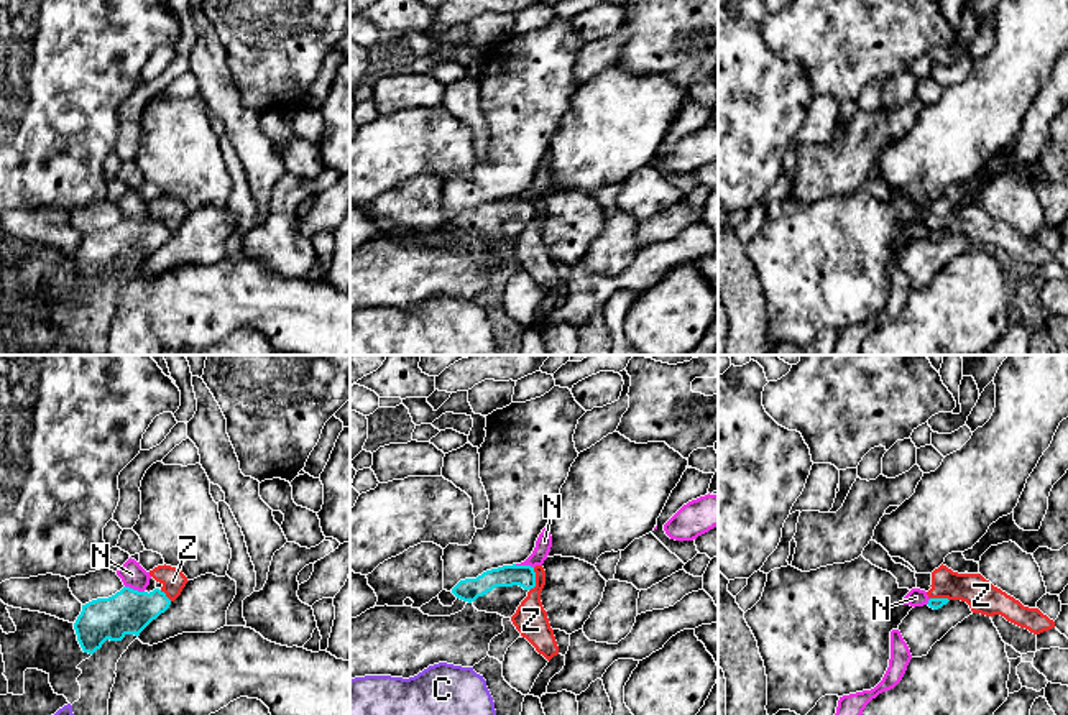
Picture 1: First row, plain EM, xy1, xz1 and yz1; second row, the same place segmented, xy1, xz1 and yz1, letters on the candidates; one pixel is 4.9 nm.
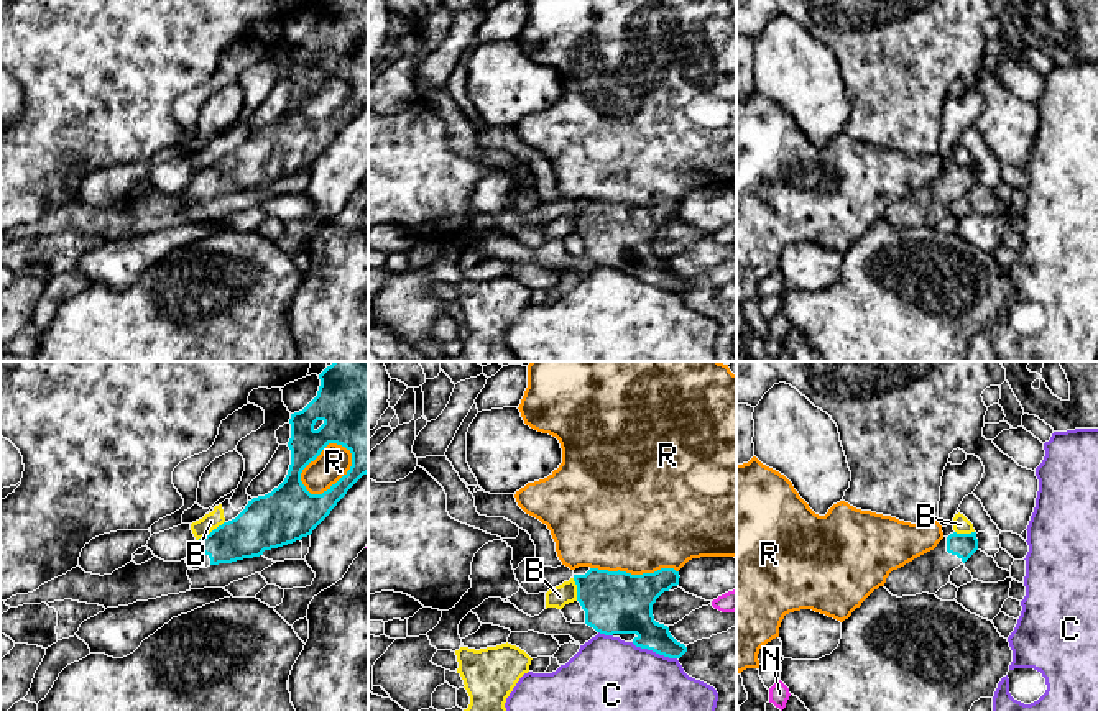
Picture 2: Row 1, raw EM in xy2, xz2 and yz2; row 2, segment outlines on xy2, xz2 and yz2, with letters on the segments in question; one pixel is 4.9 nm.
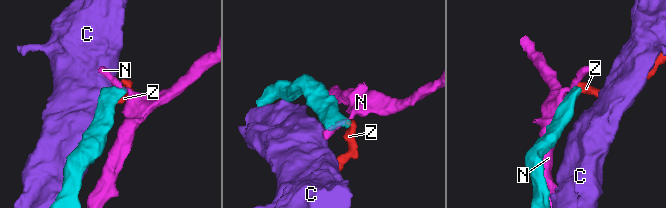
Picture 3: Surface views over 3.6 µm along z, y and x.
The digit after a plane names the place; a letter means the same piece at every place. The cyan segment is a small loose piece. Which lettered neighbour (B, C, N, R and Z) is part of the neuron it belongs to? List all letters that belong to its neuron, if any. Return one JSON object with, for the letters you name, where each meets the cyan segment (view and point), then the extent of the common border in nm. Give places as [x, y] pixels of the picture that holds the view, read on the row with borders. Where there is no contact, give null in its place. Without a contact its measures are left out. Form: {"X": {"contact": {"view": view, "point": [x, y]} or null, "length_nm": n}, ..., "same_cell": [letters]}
{"same_cell": []}

